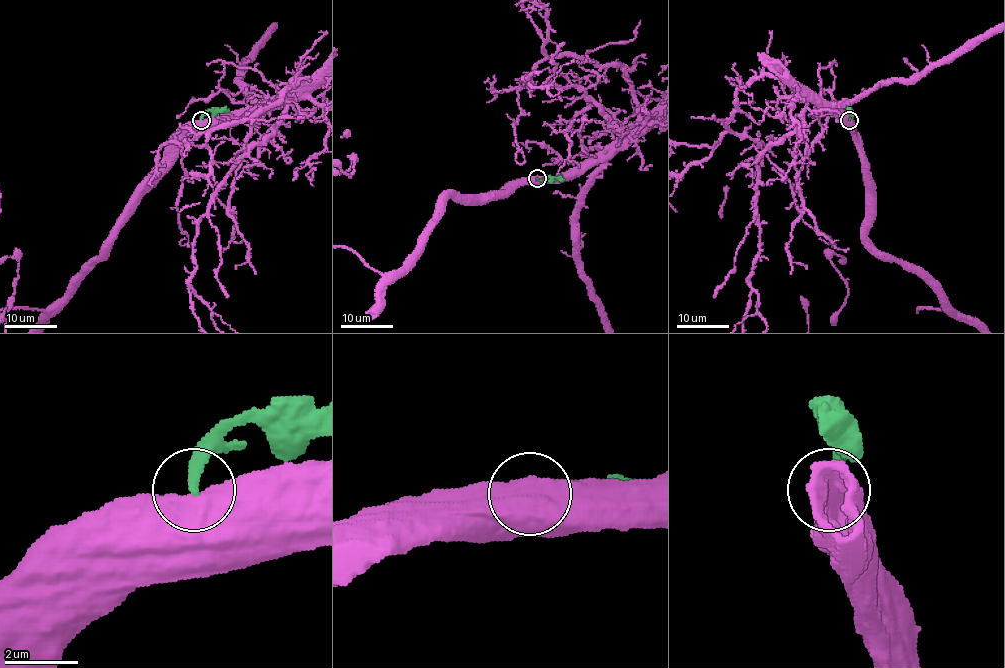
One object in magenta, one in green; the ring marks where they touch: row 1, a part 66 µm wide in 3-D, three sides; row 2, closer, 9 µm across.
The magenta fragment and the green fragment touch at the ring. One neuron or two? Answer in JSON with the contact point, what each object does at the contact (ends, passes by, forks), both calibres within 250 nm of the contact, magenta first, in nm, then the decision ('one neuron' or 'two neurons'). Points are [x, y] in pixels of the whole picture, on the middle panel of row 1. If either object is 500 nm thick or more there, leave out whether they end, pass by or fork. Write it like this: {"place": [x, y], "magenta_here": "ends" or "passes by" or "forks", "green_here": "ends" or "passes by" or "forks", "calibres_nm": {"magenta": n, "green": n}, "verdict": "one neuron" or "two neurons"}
{"place": [537, 178], "calibres_nm": {"magenta": 800, "green": 260}, "verdict": "two neurons"}

